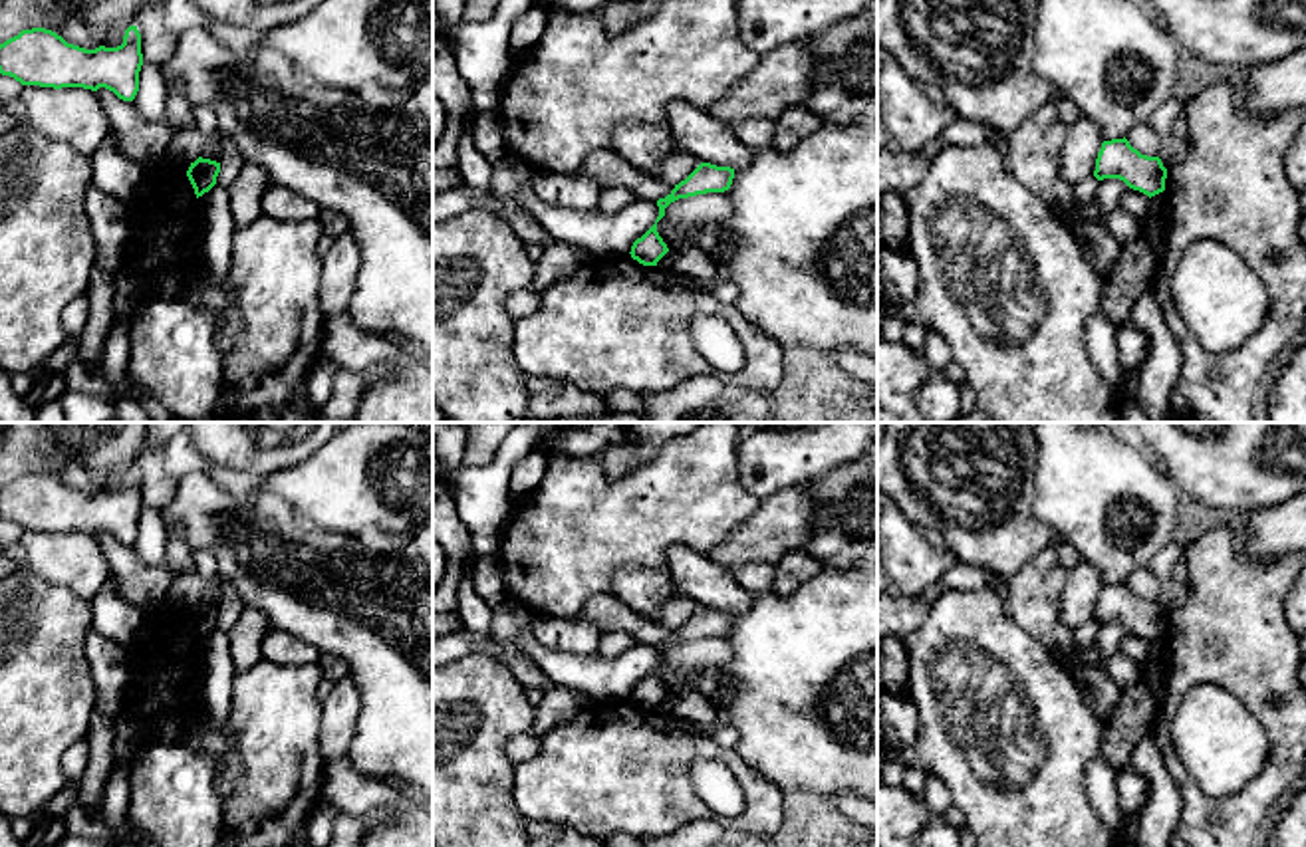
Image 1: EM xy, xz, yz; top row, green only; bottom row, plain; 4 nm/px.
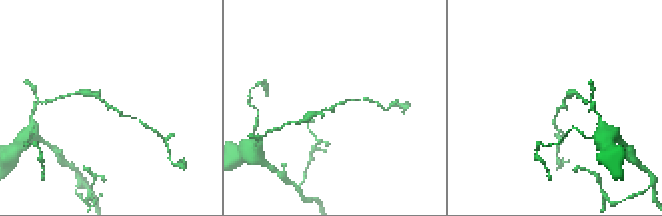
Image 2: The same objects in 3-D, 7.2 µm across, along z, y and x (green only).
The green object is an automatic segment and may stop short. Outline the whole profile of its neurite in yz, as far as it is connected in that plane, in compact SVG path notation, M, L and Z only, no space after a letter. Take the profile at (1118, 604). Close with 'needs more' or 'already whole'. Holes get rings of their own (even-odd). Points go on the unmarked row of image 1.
M1123 581L1102 587L1094 621L1098 625L1119 623L1151 643L1165 635L1167 613L1159 601L1141 599Z; already whole

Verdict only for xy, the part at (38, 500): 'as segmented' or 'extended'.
as segmented

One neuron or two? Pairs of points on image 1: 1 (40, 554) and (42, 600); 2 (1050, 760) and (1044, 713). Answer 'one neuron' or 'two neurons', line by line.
1: two neurons
2: one neuron

